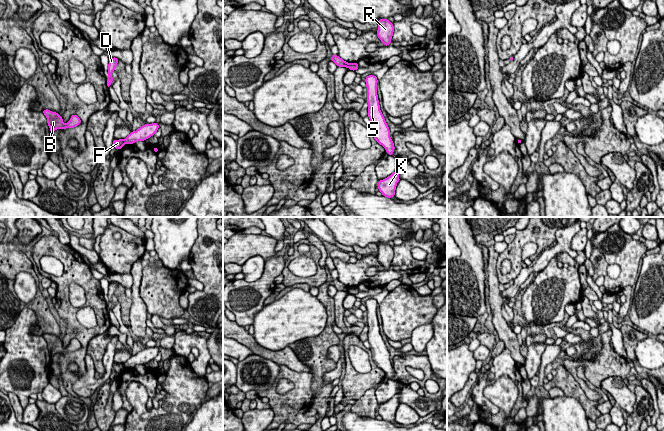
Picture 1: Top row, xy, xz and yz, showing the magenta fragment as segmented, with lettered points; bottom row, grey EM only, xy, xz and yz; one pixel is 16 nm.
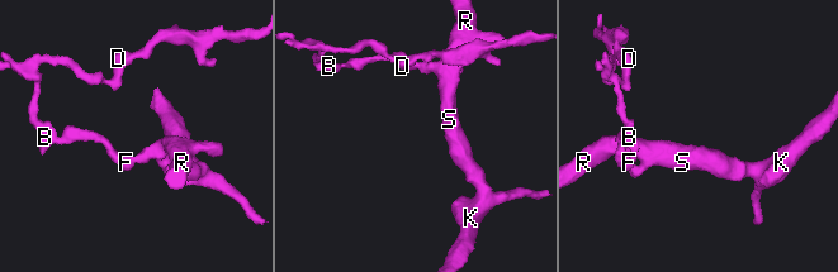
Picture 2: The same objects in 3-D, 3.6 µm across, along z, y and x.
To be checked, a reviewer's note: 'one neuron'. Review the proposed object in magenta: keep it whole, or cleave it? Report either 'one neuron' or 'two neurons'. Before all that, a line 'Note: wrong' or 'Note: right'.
Note: wrong
two neurons

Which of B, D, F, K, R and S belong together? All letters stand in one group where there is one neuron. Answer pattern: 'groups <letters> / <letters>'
groups B D F / K R S

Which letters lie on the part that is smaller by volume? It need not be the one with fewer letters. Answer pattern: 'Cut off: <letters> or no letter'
Cut off: B, D, F

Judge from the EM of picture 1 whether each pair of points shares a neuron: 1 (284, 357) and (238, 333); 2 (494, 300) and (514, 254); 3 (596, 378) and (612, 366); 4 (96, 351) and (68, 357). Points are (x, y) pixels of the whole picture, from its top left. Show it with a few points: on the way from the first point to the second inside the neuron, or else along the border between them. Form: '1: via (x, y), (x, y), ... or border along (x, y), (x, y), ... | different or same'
1: via (273, 355), (258, 350), (249, 341) | same
2: border along (496, 259), (496, 274), (499, 282) | different
3: via (600, 374), (608, 366) | same
4: border along (100, 334), (97, 334), (89, 341), (85, 353) | different

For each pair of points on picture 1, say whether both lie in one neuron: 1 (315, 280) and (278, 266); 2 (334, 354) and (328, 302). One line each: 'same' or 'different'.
1: different
2: different

